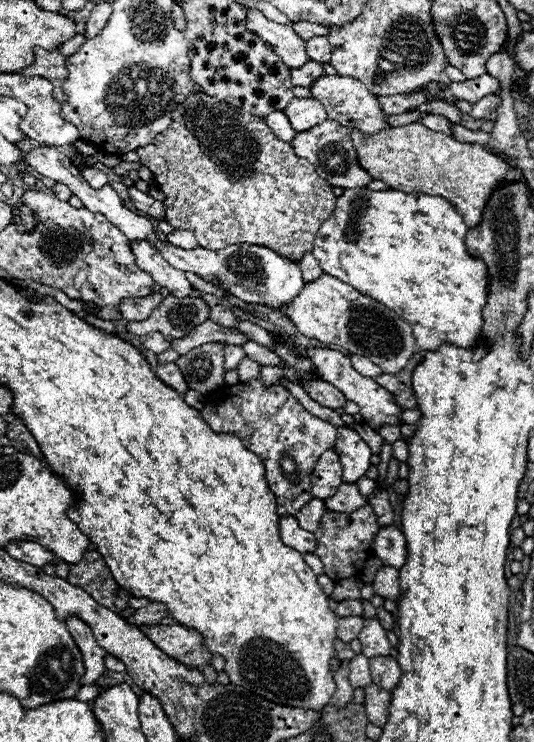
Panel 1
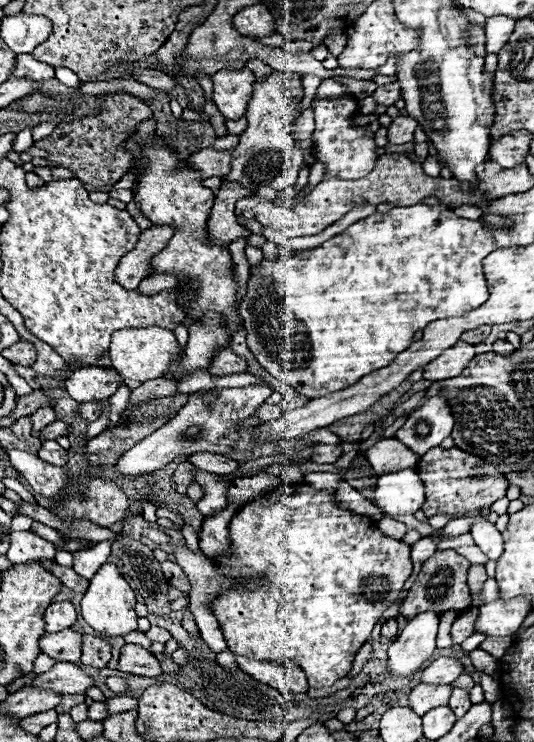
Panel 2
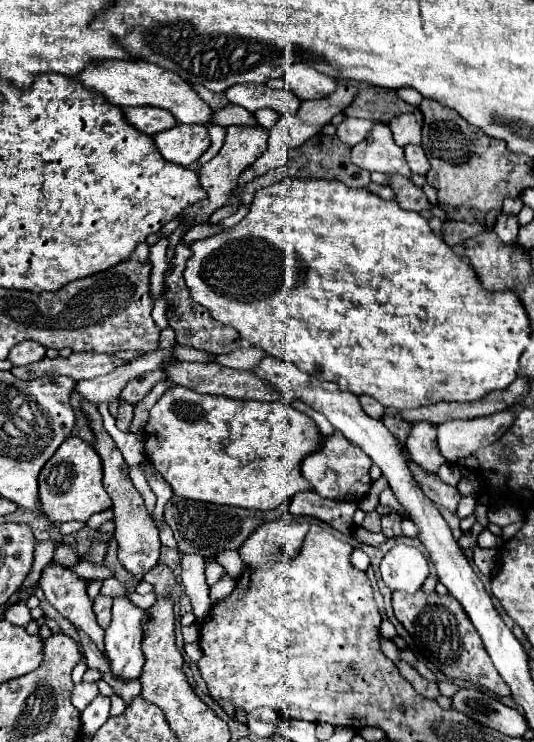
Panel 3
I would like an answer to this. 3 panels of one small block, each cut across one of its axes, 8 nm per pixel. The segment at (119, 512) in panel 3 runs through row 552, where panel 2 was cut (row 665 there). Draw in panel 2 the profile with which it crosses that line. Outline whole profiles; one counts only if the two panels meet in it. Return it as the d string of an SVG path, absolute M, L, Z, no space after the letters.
M138 644L122 646L118 670L132 676L142 676L142 678L156 678L162 674L156 656Z

